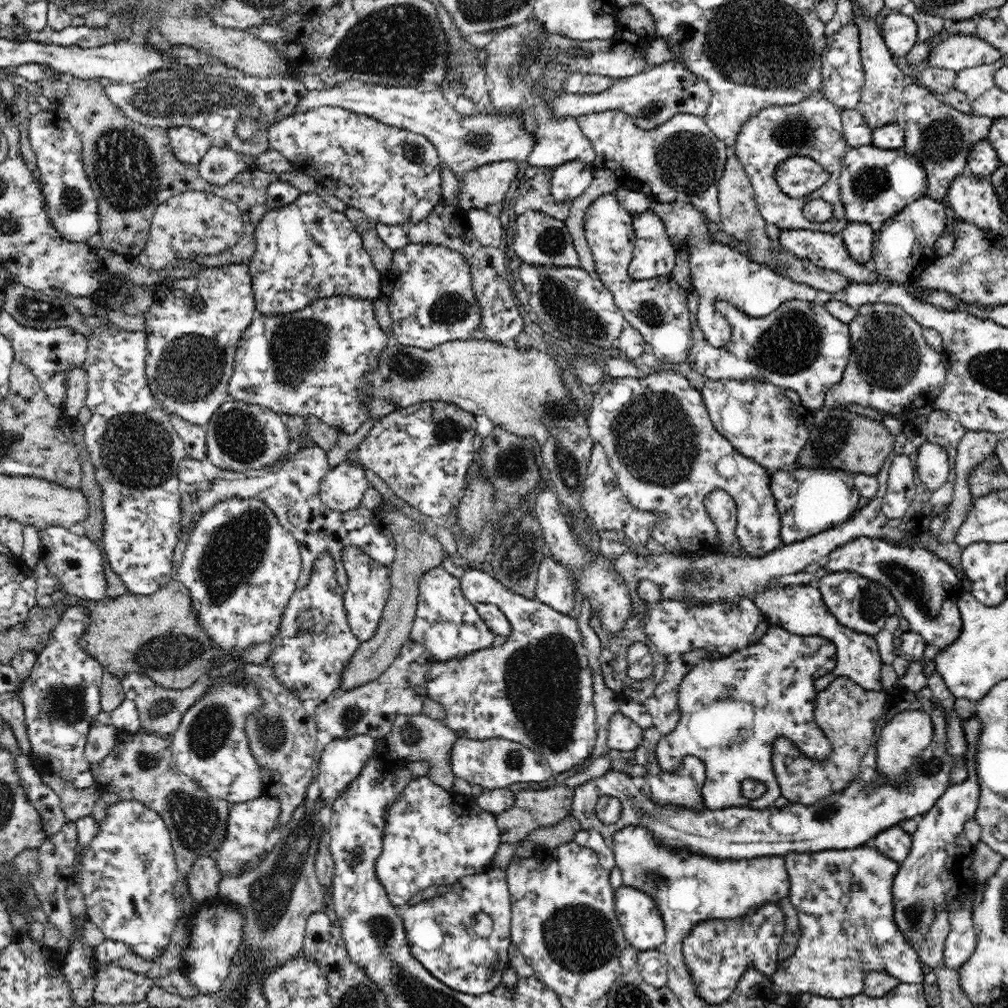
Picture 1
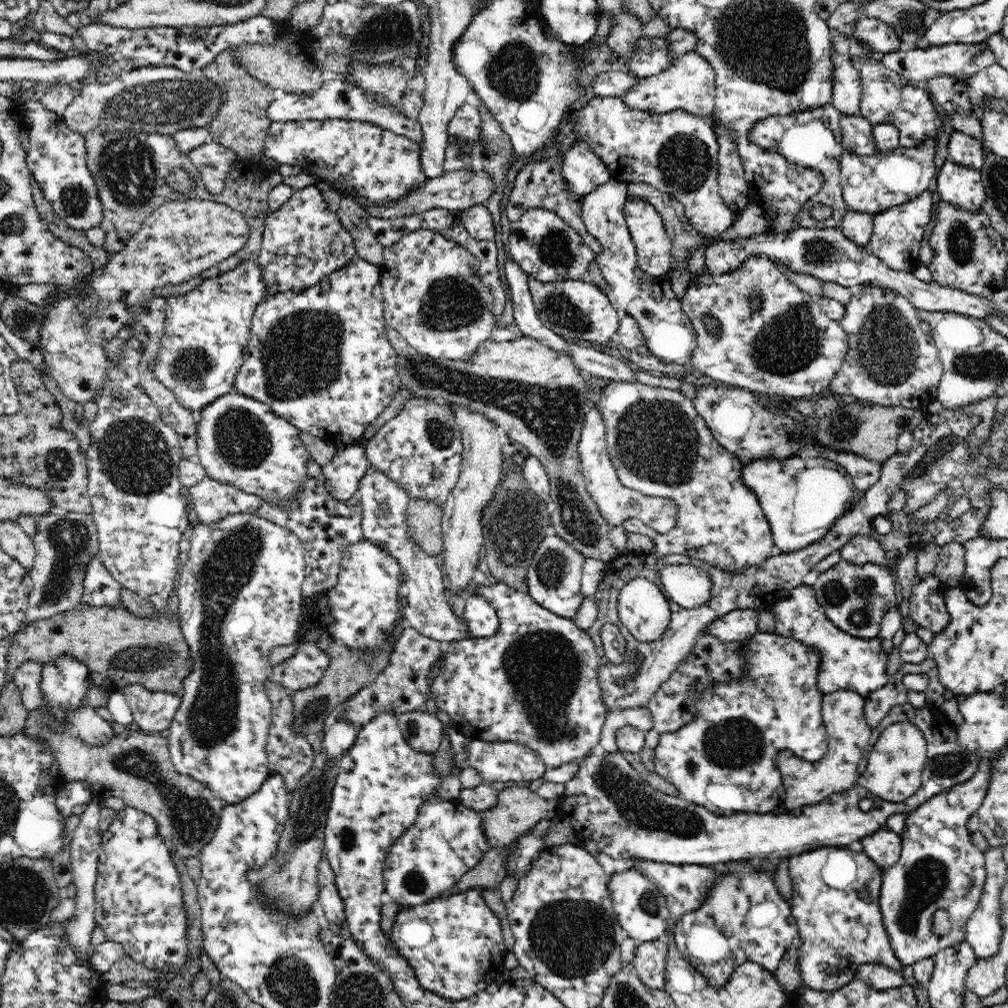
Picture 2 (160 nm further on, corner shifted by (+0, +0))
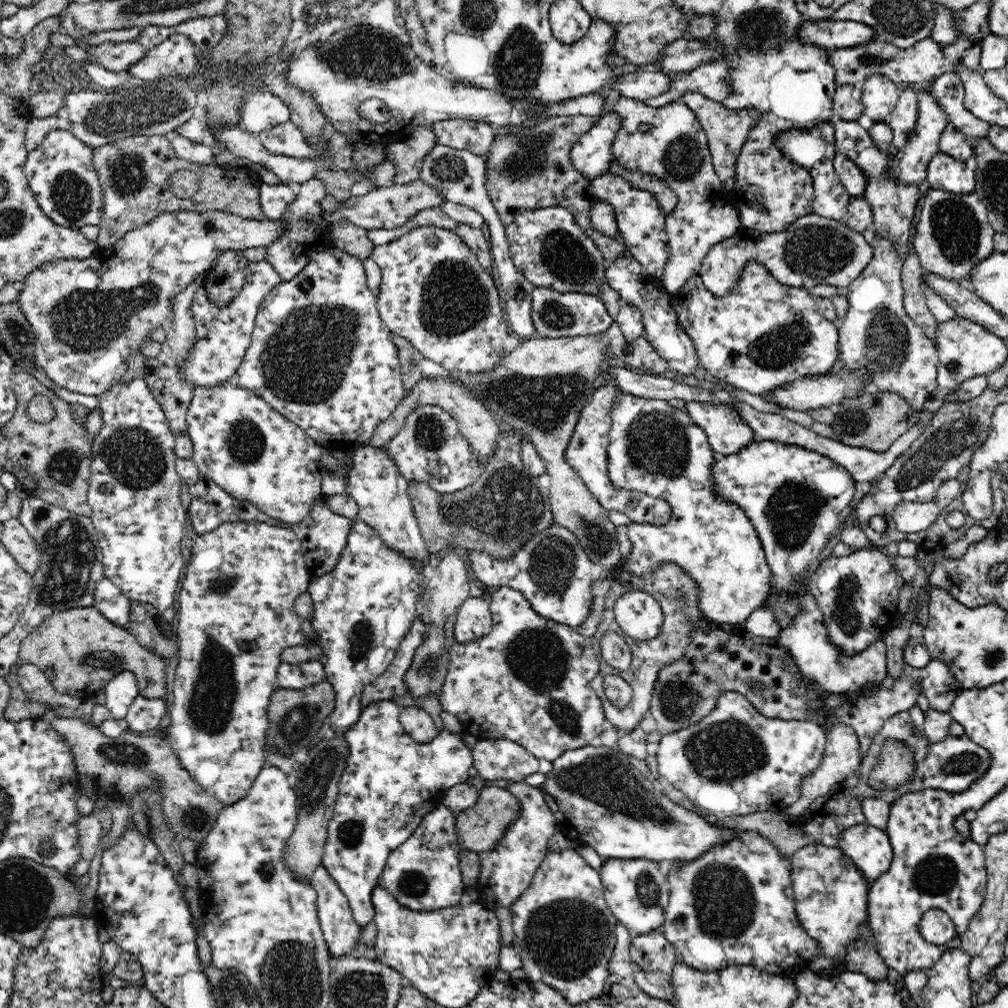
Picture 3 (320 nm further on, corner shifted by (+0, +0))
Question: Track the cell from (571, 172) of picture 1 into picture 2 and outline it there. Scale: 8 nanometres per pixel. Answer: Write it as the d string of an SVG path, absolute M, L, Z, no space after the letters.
M580 136L563 156L562 176L567 189L584 197L611 179L610 169Z

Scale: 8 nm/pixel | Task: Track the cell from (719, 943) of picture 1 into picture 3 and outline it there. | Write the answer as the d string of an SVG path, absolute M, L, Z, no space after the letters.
M737 831L737 835L734 835L732 839L723 843L716 843L694 862L684 862L682 866L674 864L666 875L670 894L661 931L668 939L668 942L675 946L678 960L682 963L702 972L728 969L734 965L752 965L768 974L789 978L793 973L799 974L802 971L809 970L808 964L812 962L812 958L818 952L818 943L806 933L806 930L798 921L792 888L791 860L786 855L783 855L781 850L776 848L776 845L769 838L762 836L758 831Z

